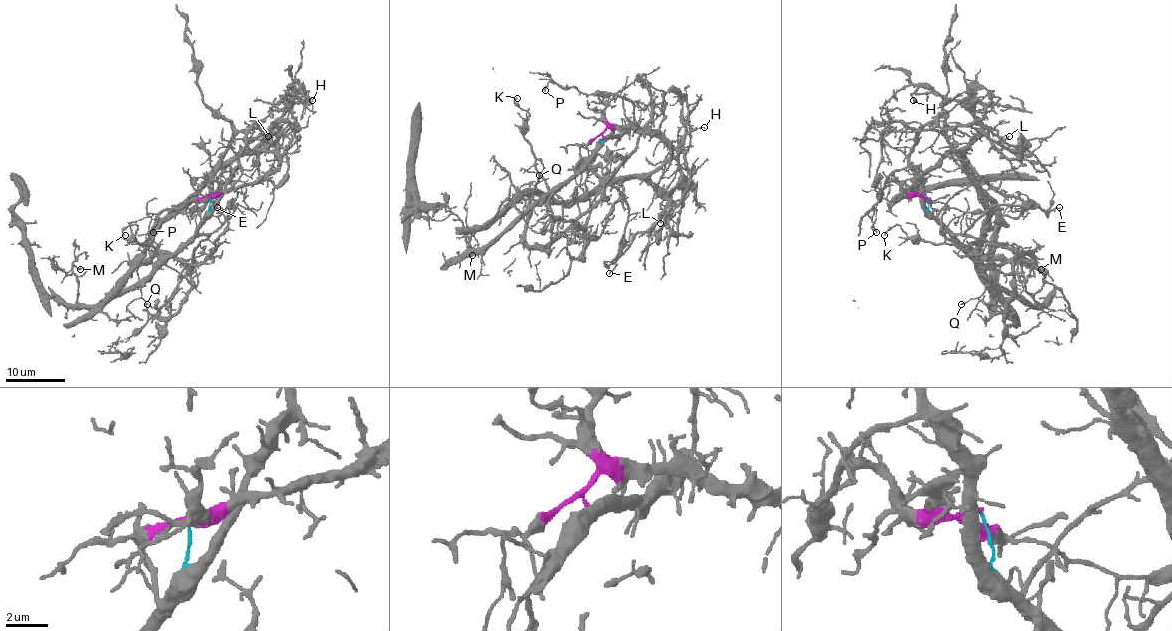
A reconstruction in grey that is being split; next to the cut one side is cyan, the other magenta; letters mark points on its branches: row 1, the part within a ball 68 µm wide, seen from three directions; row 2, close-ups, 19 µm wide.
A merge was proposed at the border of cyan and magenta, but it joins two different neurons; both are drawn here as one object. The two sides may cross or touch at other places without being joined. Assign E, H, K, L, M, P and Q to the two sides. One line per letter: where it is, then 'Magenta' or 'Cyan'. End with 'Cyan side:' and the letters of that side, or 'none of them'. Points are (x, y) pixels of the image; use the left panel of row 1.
E: Place: (217, 207). Cyan
H: Place: (312, 100). Magenta
K: Place: (125, 235). Cyan
L: Place: (268, 136). Magenta
M: Place: (80, 269). Cyan
P: Place: (153, 232). Cyan
Q: Place: (147, 304). Cyan
Cyan side: E, K, M, P, Q

